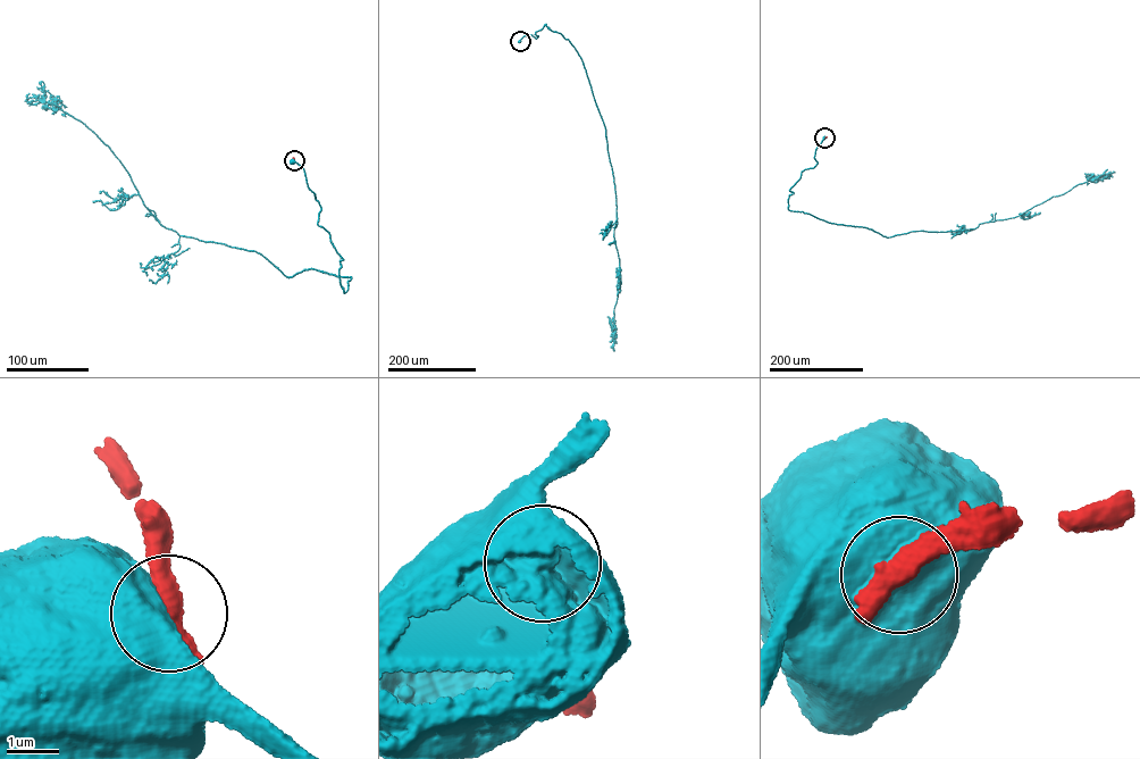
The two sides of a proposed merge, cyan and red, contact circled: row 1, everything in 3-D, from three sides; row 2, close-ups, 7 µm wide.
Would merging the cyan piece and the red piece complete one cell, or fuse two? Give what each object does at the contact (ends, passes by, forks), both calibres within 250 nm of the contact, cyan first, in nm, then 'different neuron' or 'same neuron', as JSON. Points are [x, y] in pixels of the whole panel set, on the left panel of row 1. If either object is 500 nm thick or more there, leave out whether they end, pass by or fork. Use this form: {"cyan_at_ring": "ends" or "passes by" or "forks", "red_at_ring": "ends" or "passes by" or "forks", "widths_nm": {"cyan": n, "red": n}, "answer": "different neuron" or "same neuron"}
{"widths_nm": {"cyan": 1100, "red": 550}, "answer": "different neuron"}

